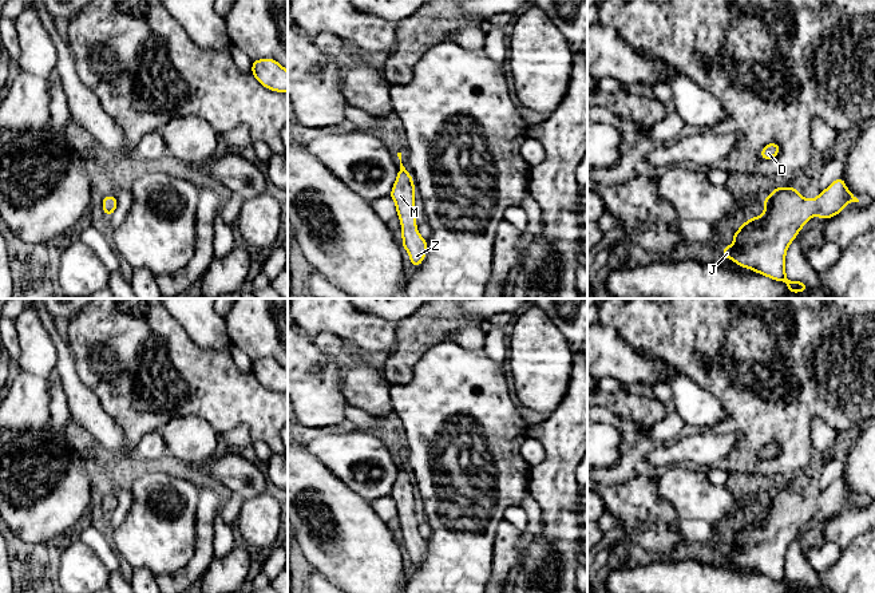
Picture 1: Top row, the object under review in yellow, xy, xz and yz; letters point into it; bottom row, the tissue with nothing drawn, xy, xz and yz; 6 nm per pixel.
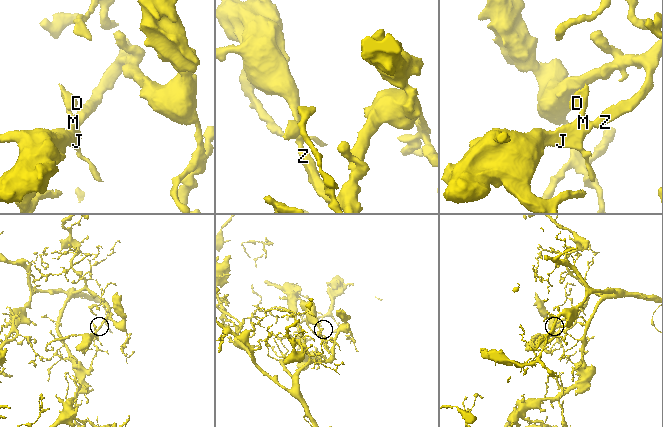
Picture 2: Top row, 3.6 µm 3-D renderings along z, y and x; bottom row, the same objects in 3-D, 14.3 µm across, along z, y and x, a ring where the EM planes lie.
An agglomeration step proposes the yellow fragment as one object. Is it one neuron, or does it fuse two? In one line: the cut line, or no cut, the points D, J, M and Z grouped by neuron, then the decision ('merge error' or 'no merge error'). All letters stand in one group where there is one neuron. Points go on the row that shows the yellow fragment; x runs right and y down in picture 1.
no cut | D J M Z | no merge error

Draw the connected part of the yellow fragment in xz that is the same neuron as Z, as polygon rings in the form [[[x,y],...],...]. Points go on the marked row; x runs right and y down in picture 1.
[[[397,153],[400,159],[400,170],[389,197],[395,201],[397,217],[401,222],[401,245],[409,254],[412,268],[419,266],[427,254],[427,240],[424,240],[416,229],[415,216],[415,186],[412,177],[401,163],[401,153]]]

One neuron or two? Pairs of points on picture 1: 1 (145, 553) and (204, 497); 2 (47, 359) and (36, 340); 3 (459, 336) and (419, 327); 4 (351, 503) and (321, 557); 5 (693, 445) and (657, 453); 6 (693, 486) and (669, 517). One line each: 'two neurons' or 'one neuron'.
1: two neurons
2: one neuron
3: two neurons
4: one neuron
5: one neuron
6: two neurons

